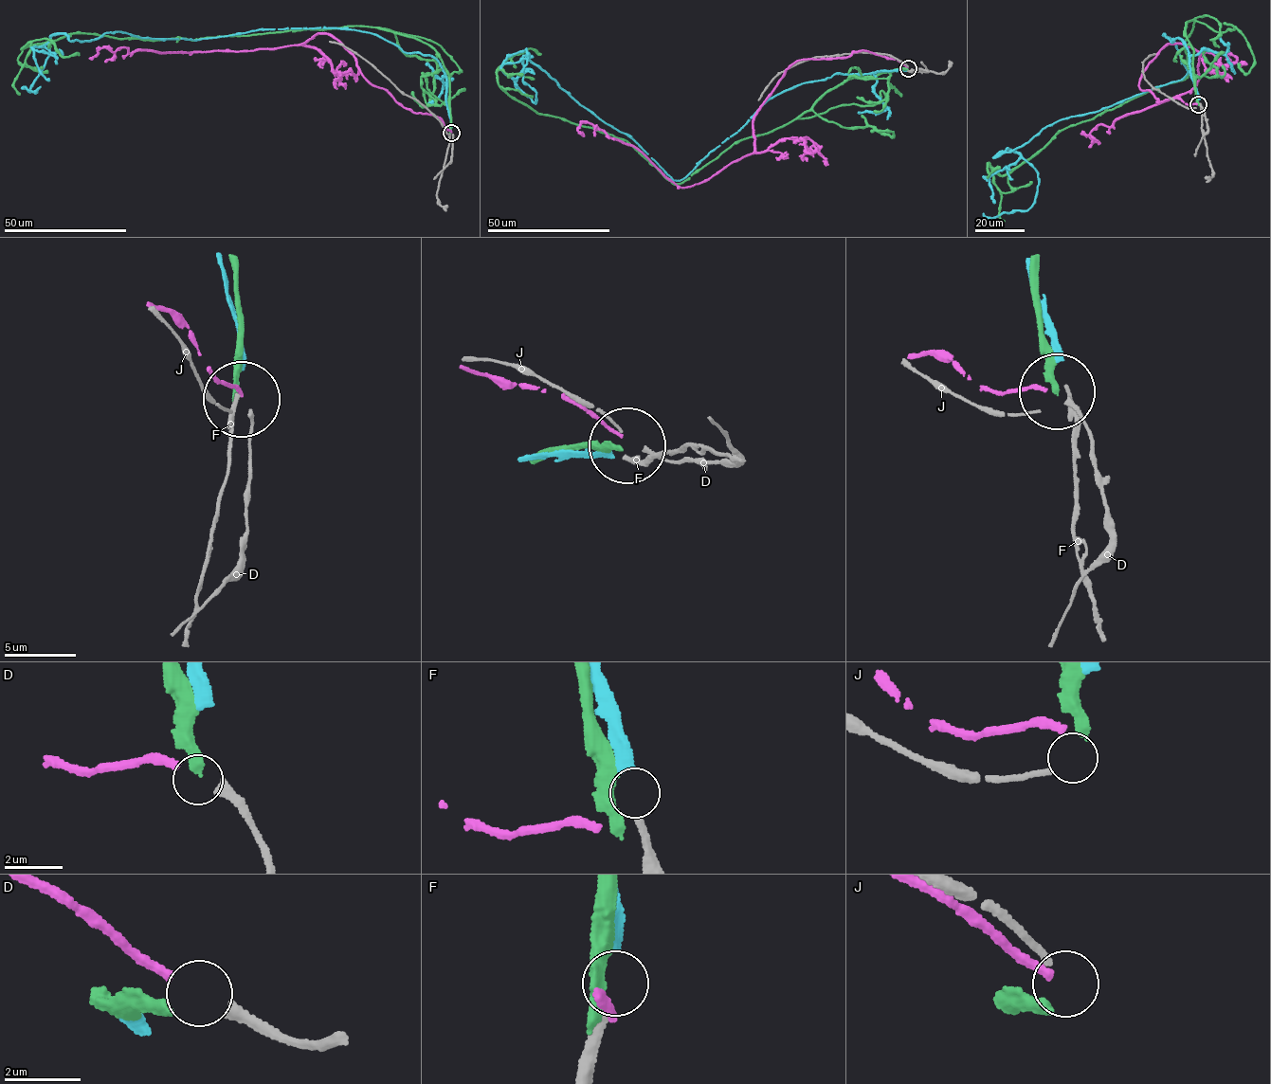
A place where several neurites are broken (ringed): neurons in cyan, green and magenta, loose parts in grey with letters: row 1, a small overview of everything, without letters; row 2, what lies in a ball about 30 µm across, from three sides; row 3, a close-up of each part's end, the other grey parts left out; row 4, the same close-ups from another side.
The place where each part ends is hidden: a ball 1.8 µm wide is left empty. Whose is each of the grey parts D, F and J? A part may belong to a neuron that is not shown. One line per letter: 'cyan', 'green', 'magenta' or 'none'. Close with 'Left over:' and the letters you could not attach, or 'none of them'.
D: magenta
F: cyan
J: none
Left over: J

